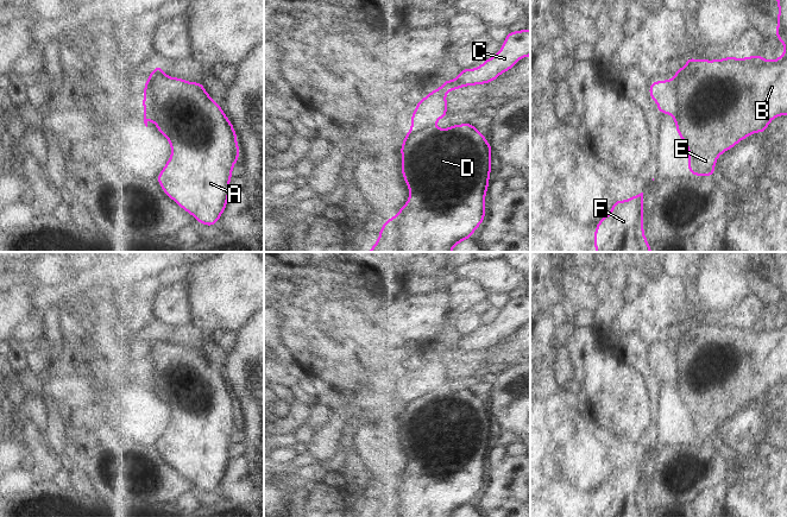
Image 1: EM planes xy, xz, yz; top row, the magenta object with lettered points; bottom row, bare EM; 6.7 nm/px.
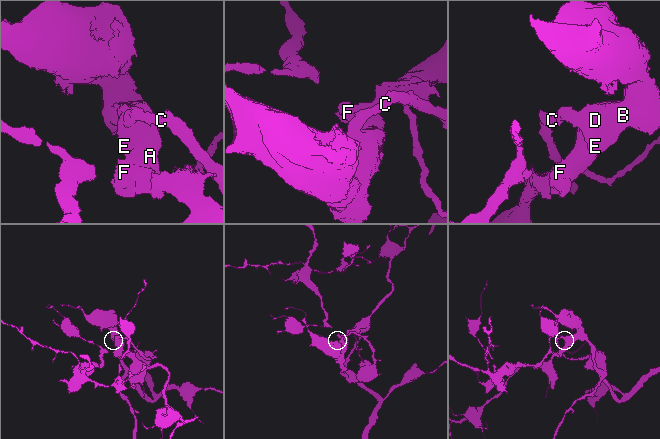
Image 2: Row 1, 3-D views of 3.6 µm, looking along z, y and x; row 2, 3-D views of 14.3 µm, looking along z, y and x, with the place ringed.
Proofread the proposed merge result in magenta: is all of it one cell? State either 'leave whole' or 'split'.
split

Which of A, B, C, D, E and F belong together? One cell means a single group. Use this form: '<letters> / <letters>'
A B D E F / C

